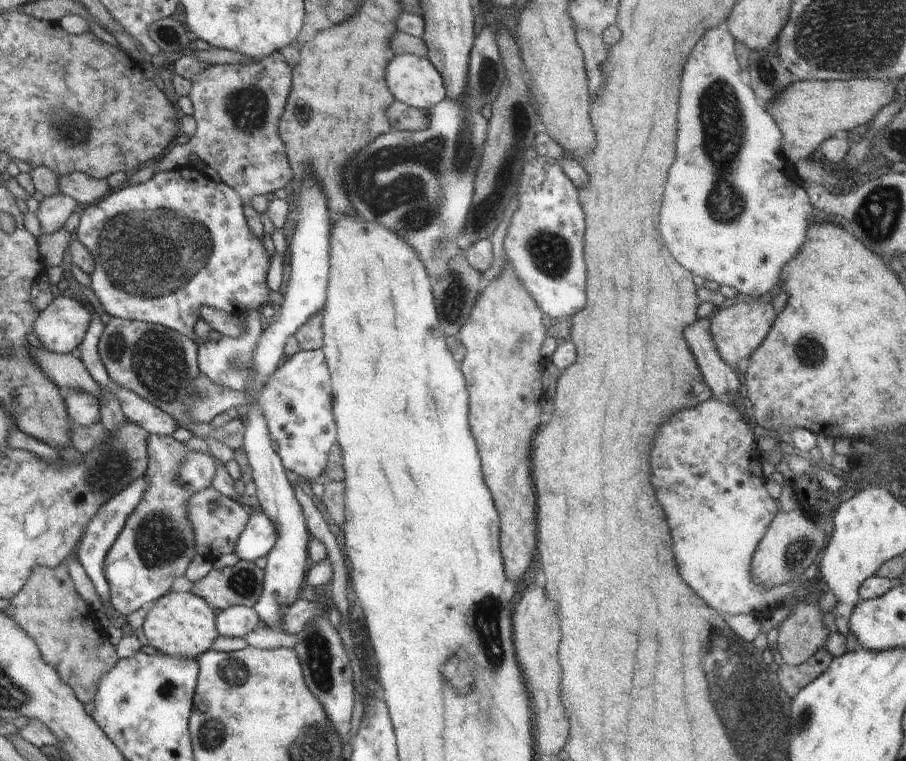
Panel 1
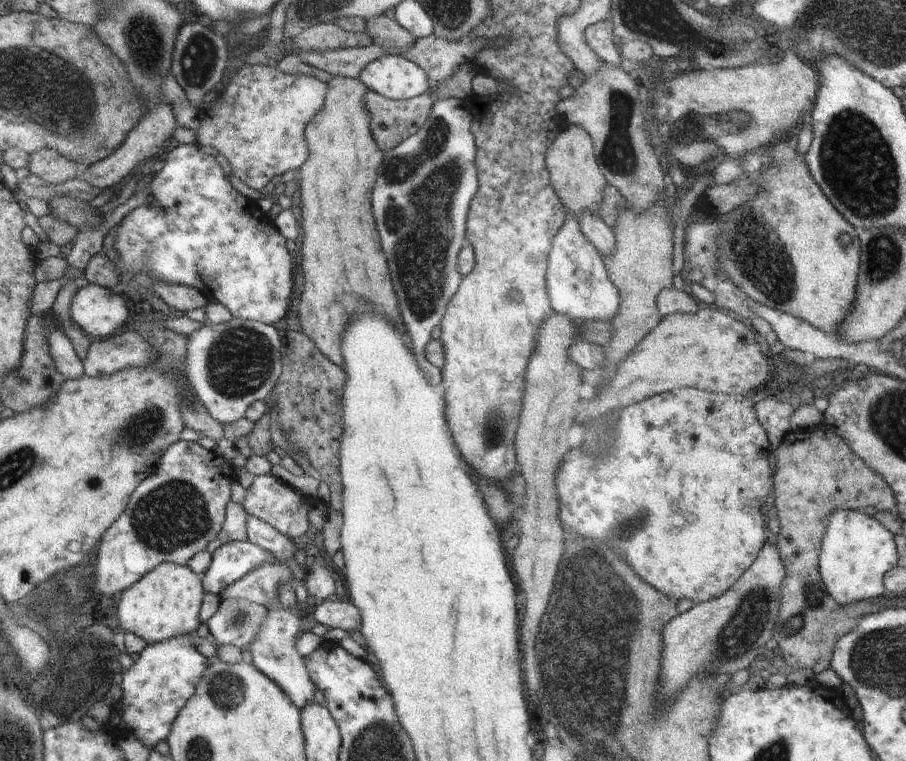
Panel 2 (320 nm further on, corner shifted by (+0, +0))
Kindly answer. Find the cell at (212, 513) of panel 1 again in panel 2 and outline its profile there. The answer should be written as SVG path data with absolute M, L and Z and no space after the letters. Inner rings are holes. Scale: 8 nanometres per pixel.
M229 502L226 505L225 521L218 536L208 543L208 552L214 552L227 542L247 540L247 510L240 503Z

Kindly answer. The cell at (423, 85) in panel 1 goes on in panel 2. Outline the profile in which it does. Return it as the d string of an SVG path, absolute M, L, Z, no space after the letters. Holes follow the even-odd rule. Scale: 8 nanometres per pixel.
M386 53L371 60L359 74L370 91L389 99L409 99L432 92L428 75L411 60Z

